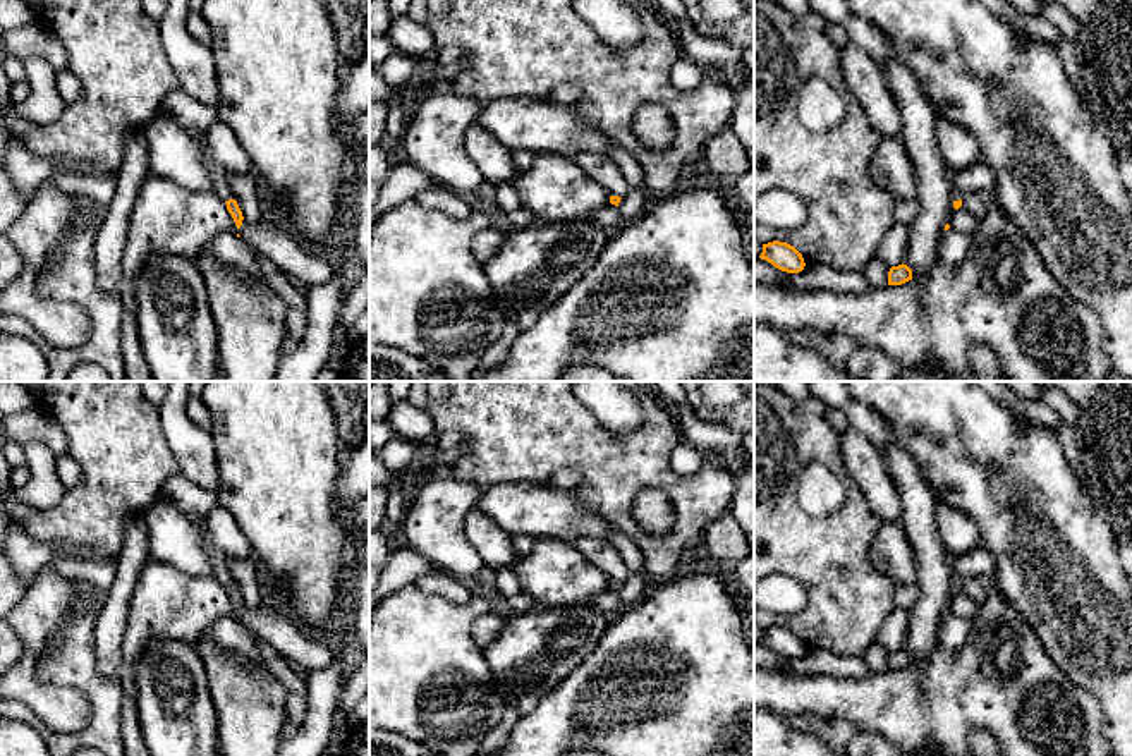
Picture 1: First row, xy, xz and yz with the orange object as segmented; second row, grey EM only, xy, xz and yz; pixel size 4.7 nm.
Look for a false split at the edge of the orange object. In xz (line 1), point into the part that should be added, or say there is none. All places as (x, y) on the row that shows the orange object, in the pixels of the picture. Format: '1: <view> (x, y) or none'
1: none

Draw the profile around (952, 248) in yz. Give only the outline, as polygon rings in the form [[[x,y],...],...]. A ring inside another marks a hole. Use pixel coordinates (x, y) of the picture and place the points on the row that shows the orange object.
[[[953,229],[943,230],[938,241],[938,261],[962,263],[971,247],[972,235],[960,234]]]

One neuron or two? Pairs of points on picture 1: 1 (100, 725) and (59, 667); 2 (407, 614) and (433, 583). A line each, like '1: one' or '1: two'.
1: one
2: two

